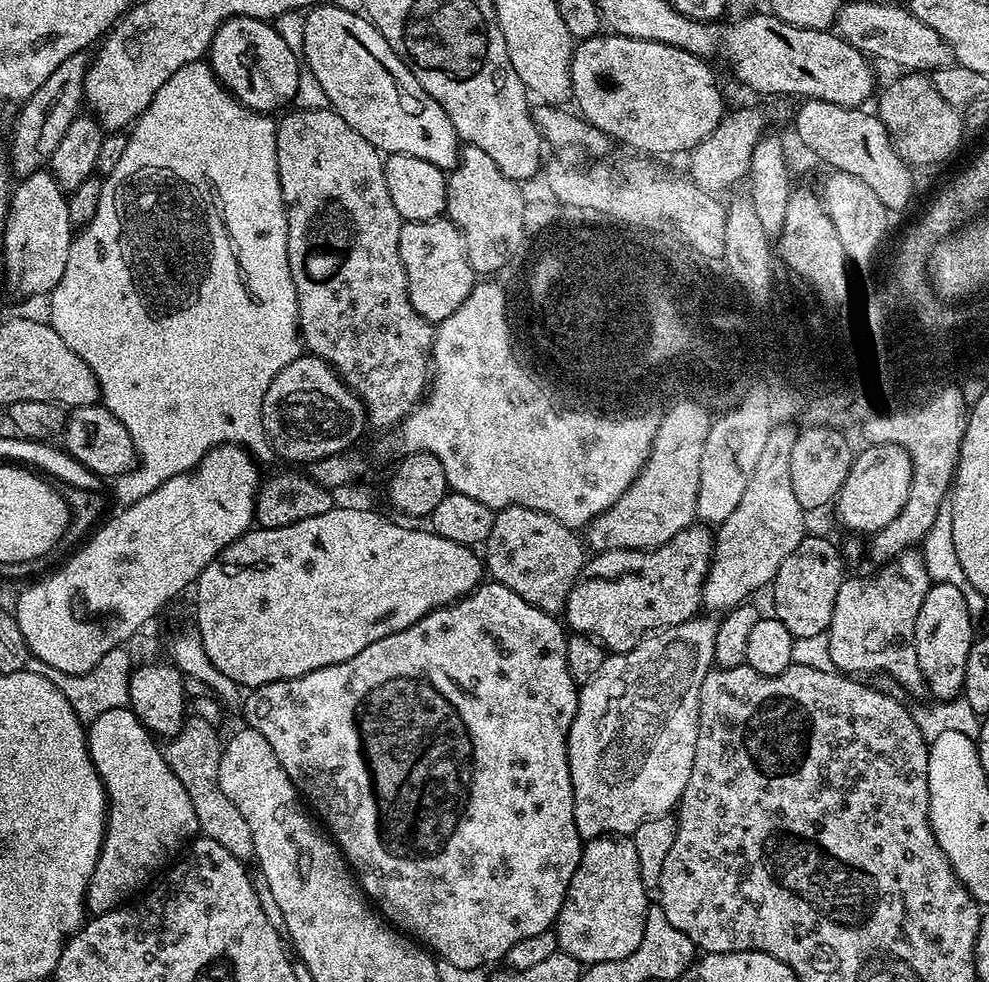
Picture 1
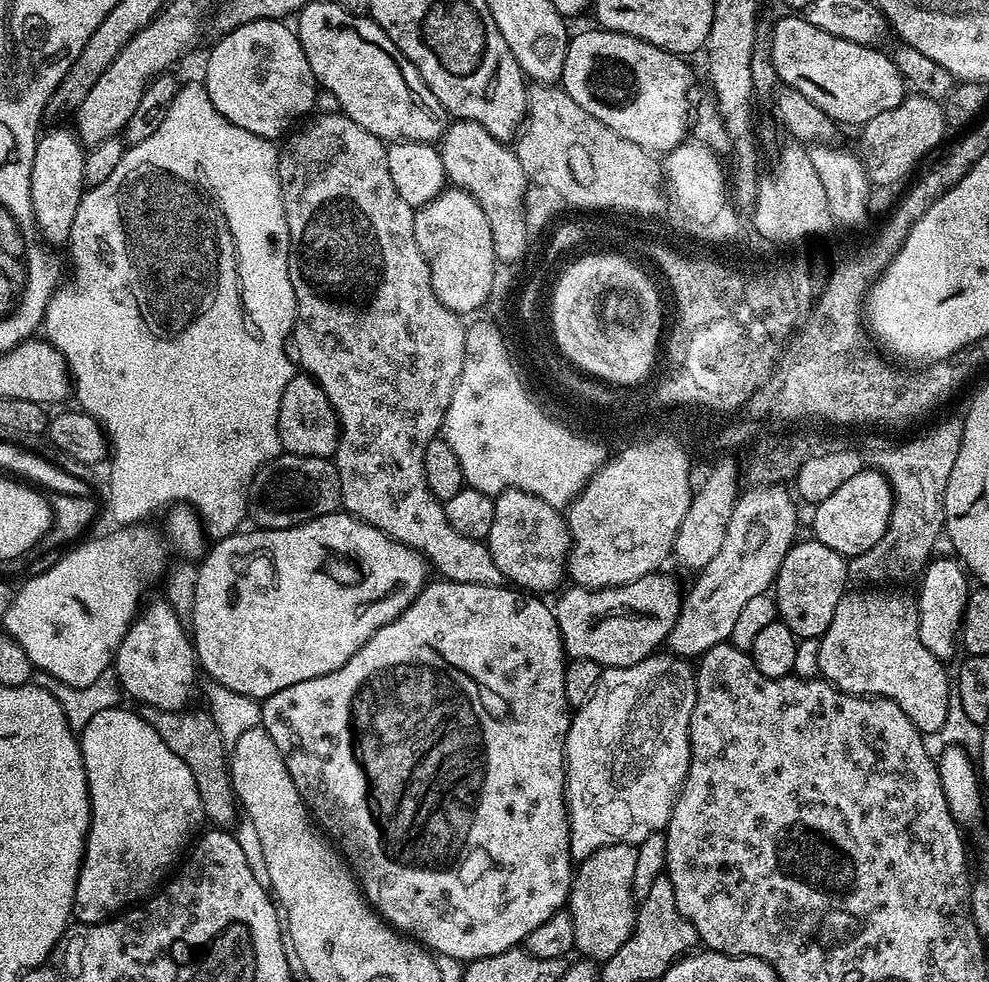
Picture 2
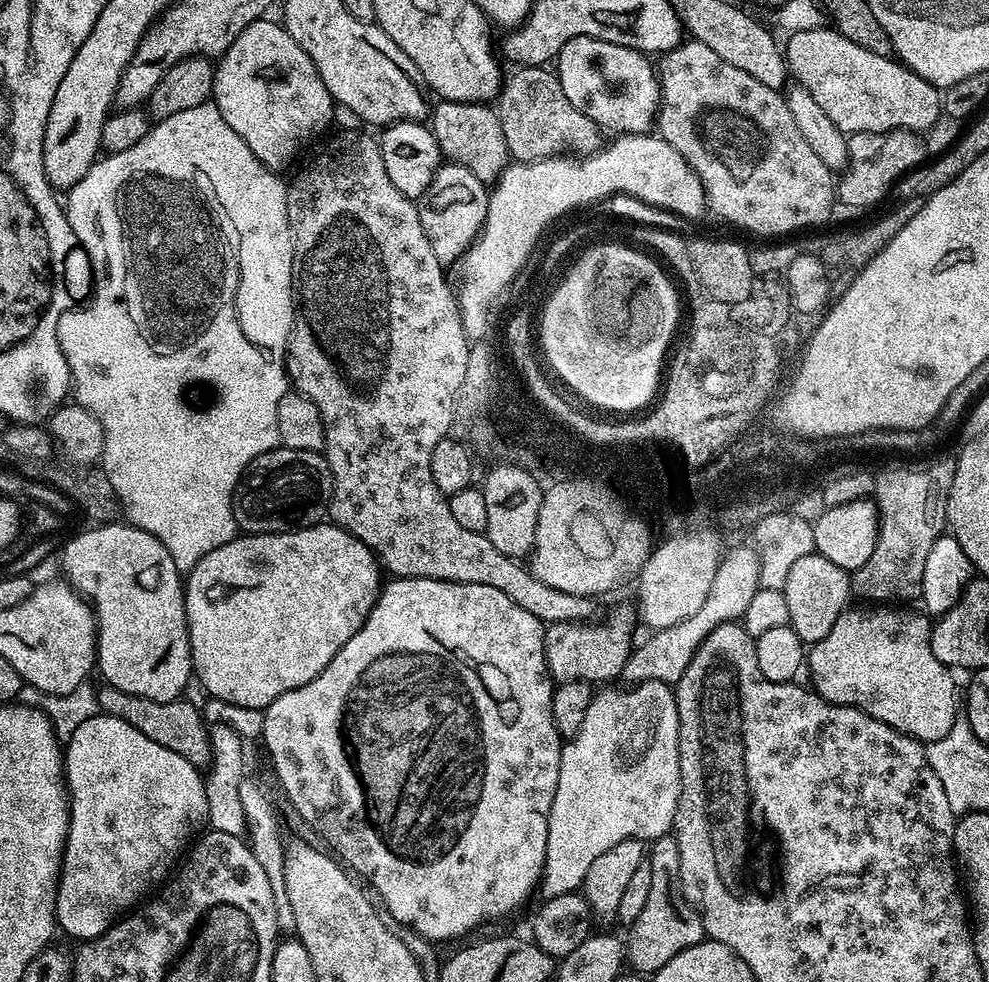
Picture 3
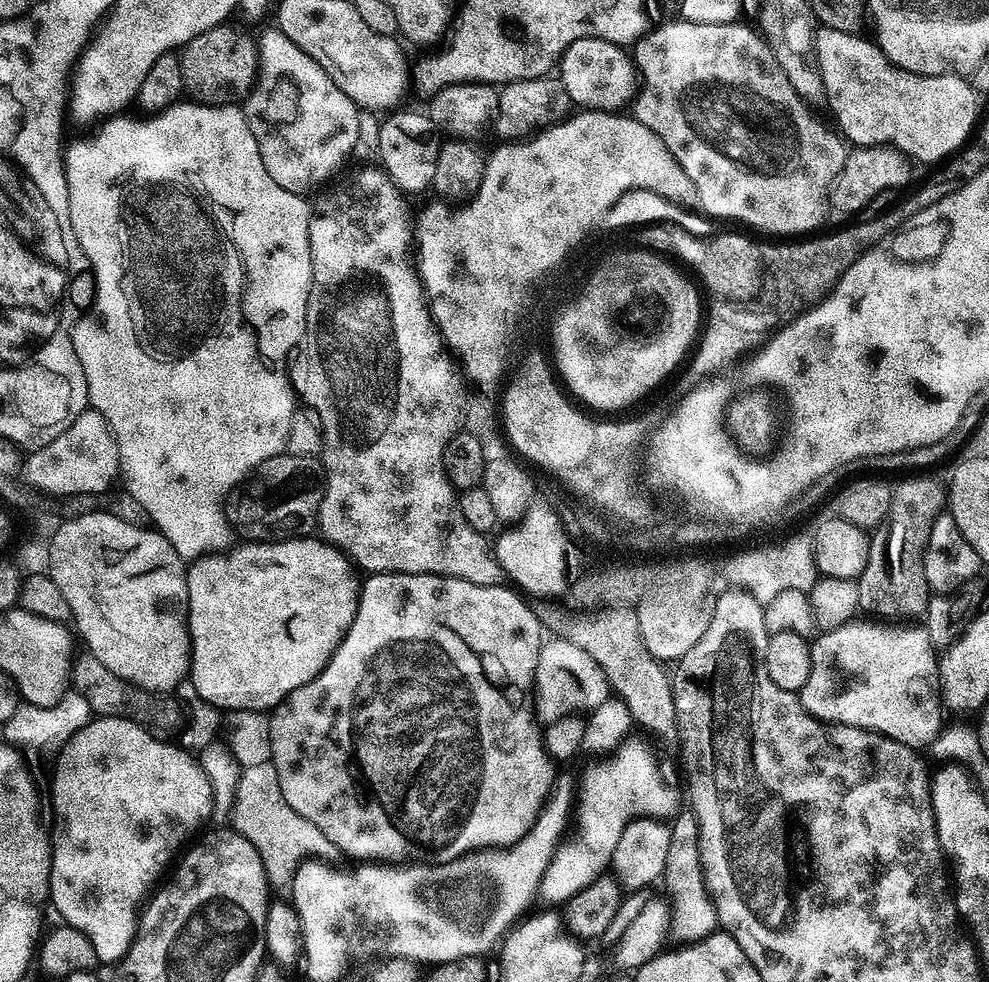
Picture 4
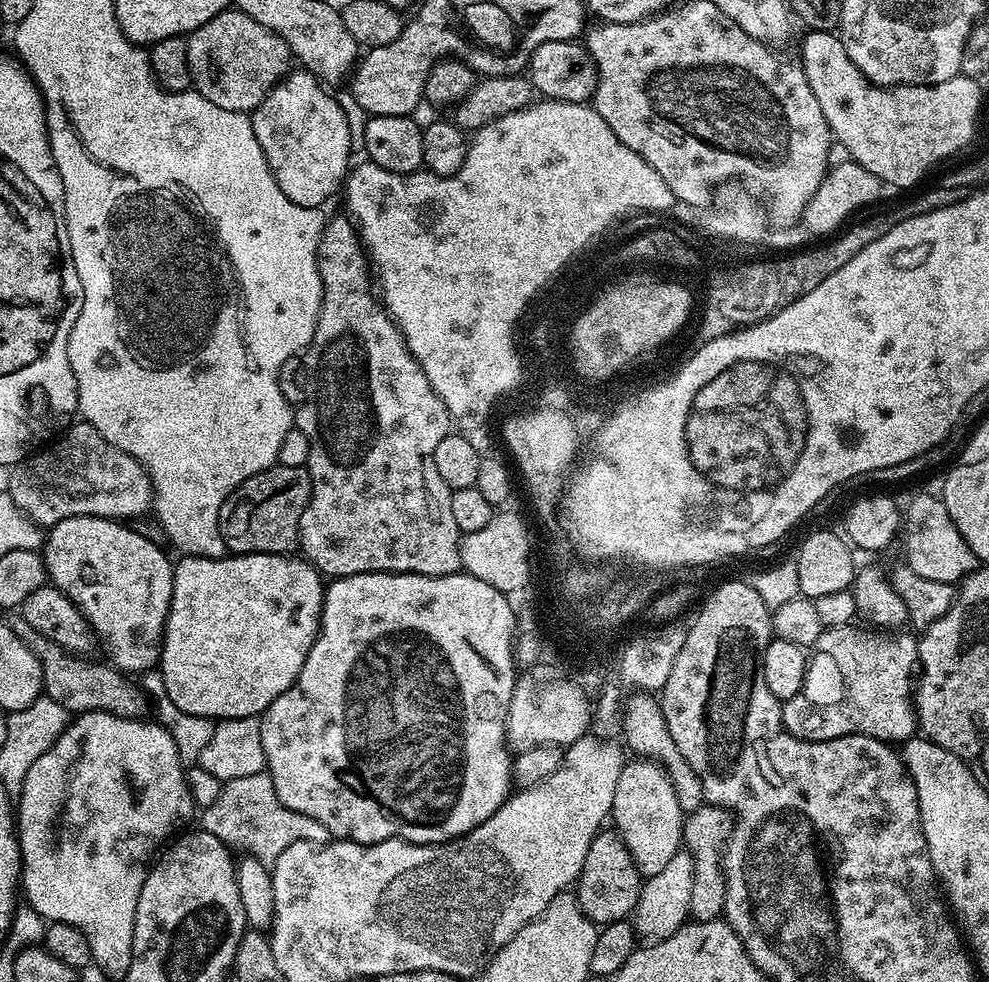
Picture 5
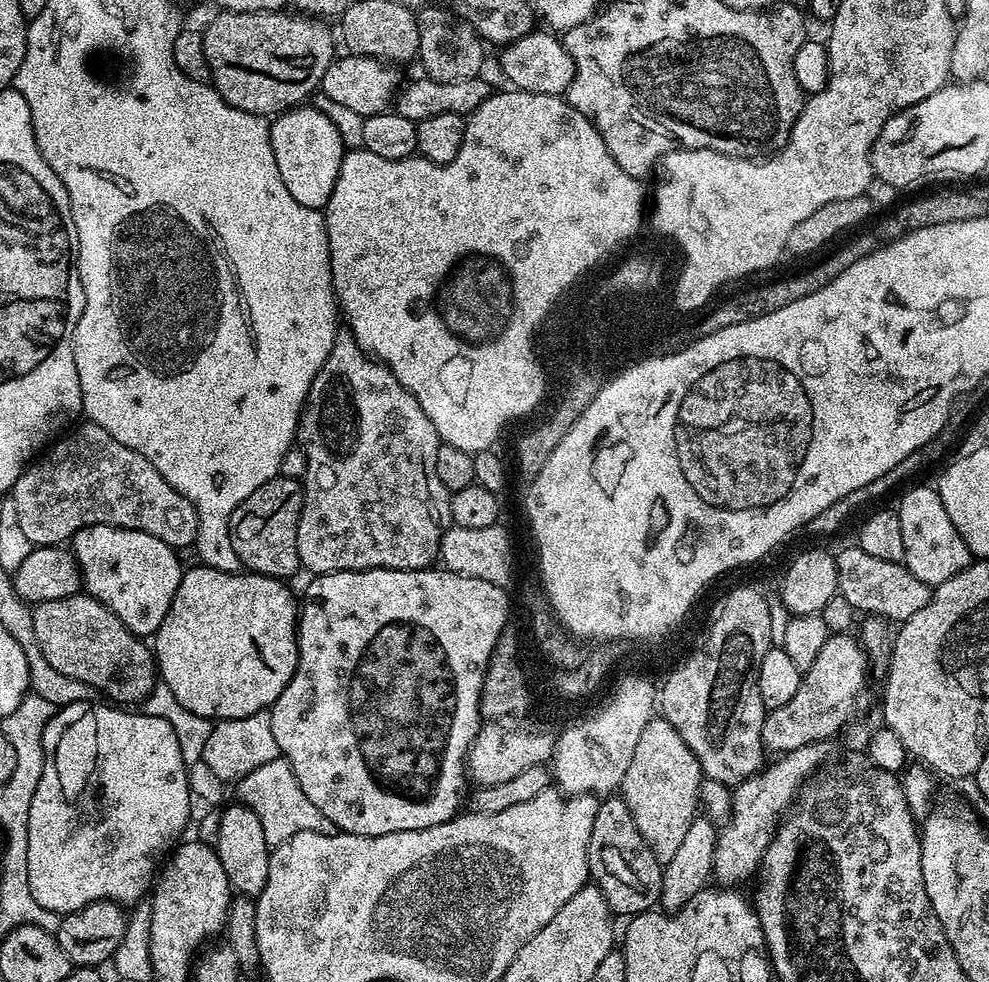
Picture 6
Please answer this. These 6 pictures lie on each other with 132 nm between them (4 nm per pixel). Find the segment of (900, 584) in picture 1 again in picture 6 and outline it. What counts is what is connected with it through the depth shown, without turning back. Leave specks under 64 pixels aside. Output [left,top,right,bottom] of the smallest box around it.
[762,635,870,754]

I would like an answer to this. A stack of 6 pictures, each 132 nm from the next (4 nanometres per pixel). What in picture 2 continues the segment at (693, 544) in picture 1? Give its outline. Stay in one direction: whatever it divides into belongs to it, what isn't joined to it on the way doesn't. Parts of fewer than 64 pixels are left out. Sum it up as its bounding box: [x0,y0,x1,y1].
[554,570,682,668]

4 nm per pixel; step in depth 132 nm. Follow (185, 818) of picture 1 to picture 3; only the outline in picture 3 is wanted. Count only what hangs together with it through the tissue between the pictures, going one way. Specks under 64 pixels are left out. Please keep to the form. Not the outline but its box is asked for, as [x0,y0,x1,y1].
[56,714,208,942]

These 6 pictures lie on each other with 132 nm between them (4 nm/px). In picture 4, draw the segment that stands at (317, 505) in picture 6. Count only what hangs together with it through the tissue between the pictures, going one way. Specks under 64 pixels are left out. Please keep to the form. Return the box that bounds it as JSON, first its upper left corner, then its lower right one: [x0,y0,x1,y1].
[290,167,505,584]

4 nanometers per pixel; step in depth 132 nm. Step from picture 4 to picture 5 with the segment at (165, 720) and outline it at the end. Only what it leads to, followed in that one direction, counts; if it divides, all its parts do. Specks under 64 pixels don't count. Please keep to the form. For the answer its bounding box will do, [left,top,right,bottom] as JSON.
[10,614,150,720]

